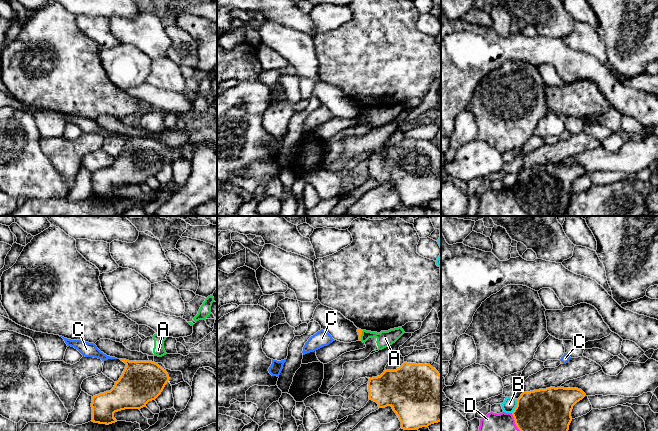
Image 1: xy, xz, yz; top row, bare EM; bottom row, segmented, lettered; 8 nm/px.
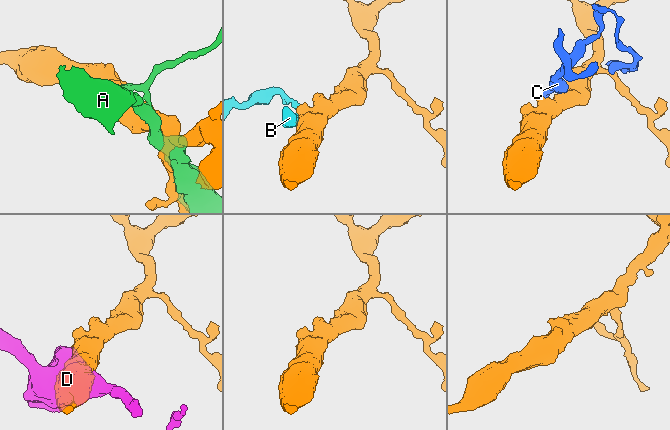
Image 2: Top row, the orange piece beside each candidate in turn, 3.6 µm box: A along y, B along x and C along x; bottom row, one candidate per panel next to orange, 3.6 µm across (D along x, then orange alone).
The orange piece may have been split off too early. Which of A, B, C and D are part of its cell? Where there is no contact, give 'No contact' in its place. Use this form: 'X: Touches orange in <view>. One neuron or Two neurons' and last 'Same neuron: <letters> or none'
A: Touches orange in xz. Two neurons
B: Touches orange in yz. Two neurons
C: No contact. One neuron
D: Touches orange in yz. Two neurons
Same neuron: C

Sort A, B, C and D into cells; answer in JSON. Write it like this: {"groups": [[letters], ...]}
{"groups": [["A"], ["B"], ["C"], ["D"]]}

